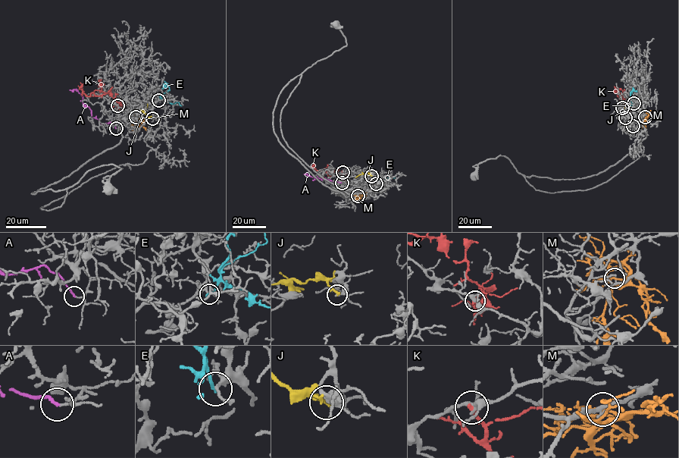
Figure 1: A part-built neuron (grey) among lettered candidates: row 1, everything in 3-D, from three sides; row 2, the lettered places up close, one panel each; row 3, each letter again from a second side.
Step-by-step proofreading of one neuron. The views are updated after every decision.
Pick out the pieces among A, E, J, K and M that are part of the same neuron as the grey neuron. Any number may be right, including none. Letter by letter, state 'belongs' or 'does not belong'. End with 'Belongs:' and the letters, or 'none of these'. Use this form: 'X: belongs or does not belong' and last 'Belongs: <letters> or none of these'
A: does not belong
E: belongs
J: does not belong
K: does not belong
M: does not belong
Belongs: E

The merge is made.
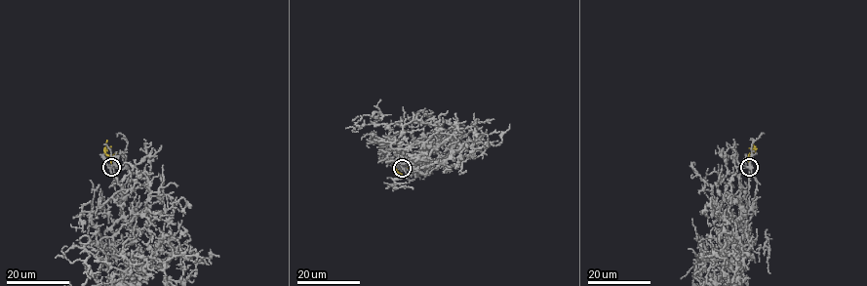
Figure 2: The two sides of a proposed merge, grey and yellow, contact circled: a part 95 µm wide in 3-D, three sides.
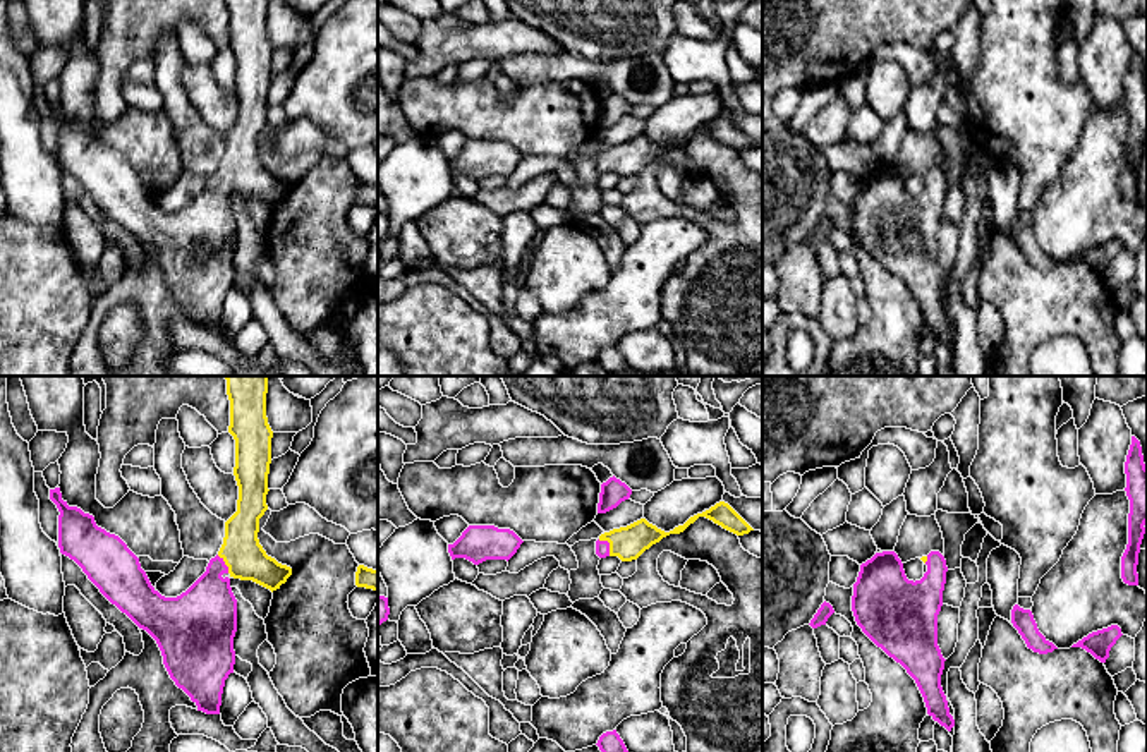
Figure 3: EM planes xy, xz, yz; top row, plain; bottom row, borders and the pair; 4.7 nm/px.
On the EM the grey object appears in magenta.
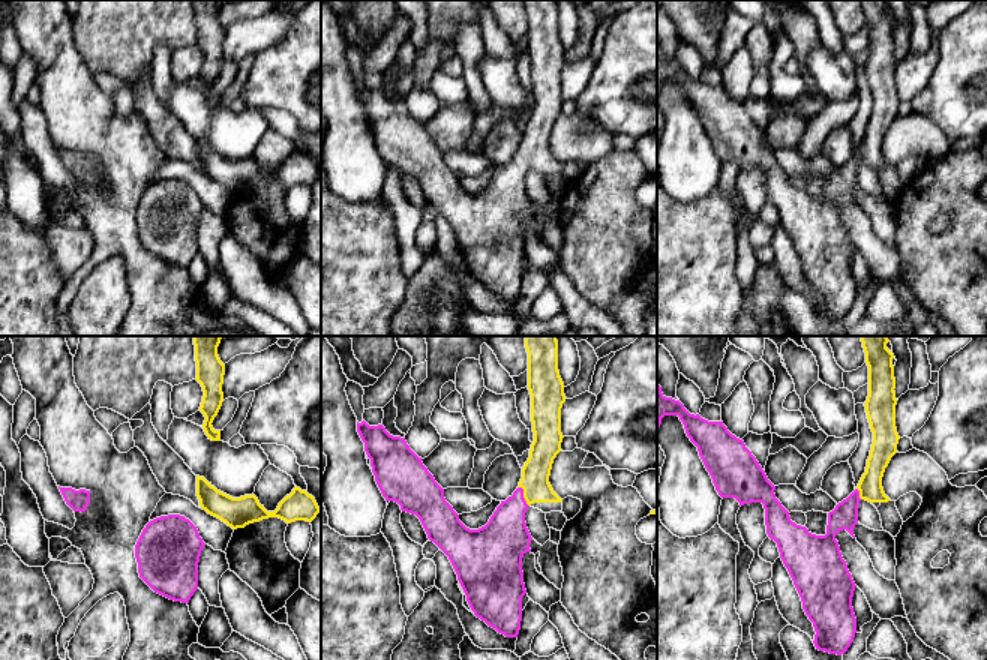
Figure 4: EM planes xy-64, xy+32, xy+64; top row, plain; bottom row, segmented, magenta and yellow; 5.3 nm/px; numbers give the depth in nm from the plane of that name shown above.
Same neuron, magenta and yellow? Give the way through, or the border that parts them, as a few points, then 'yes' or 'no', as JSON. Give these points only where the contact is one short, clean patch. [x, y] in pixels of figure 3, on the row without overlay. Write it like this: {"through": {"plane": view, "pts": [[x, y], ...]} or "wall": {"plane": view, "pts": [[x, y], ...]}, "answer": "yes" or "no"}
{"through": {"plane": "xz", "pts": [[601, 162], [608, 160], [627, 158]]}, "answer": "yes"}

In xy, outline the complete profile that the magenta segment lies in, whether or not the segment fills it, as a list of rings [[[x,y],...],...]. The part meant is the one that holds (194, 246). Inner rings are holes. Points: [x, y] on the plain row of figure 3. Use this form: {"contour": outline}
{"contour": [[[227,0],[228,48],[235,55],[237,127],[225,137],[225,153],[218,170],[209,175],[206,187],[177,213],[165,213],[151,201],[139,173],[118,151],[98,143],[93,130],[69,122],[62,115],[60,103],[50,105],[50,115],[60,127],[60,168],[74,175],[112,220],[156,256],[170,294],[191,312],[197,326],[206,330],[220,330],[225,295],[234,288],[235,280],[237,215],[230,194],[252,196],[273,208],[292,191],[292,184],[268,172],[258,155],[259,134],[268,125],[273,53],[266,33],[266,9],[268,0]]]}

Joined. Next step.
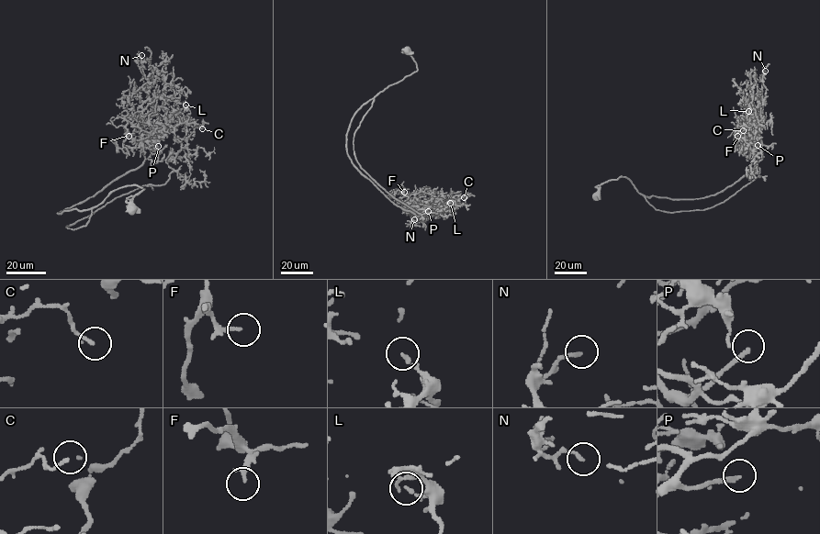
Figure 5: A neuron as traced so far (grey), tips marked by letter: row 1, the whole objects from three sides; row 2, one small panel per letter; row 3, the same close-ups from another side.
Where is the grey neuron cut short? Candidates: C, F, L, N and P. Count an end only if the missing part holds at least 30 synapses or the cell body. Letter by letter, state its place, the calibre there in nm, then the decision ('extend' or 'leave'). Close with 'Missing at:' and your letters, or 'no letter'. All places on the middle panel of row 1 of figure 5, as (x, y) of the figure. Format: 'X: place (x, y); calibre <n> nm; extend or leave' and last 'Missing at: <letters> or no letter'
C: place (464, 197); calibre 130 nm; leave
F: place (404, 192); calibre 180 nm; extend
L: place (450, 203); calibre 180 nm; leave
N: place (414, 219); calibre 150 nm; leave
P: place (428, 211); calibre 180 nm; extend
Missing at: F, P

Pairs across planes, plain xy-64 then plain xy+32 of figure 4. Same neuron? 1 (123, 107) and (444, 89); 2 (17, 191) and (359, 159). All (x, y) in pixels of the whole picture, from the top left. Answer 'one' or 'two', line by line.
1: one
2: one

